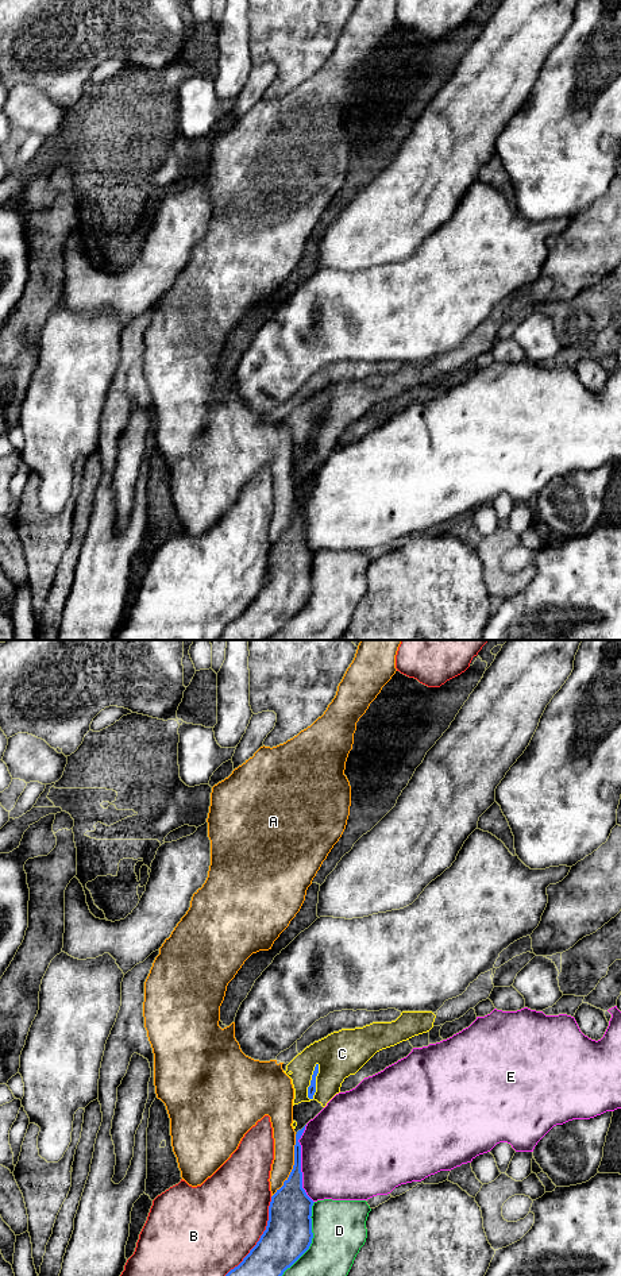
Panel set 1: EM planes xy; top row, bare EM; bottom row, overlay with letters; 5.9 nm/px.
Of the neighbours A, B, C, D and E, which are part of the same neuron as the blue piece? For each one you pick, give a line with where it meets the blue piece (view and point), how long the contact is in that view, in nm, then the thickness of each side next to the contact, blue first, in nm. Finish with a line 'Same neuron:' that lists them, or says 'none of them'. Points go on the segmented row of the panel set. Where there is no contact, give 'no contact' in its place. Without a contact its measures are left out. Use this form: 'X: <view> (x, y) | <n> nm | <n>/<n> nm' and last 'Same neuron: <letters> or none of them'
Same neuron: none of them

